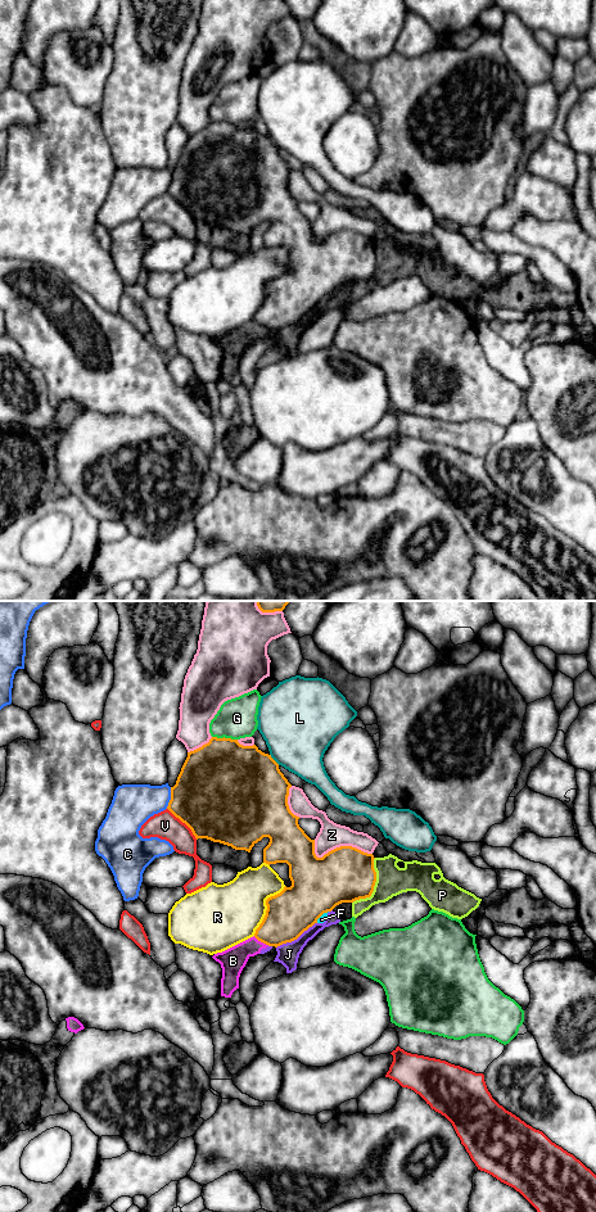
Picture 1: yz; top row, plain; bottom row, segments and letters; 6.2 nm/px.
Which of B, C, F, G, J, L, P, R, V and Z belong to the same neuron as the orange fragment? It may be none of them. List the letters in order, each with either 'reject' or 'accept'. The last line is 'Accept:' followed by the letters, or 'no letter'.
B: reject
C: reject
F: reject
G: reject
J: reject
L: reject
P: reject
R: reject
V: reject
Z: reject
Accept: no letter

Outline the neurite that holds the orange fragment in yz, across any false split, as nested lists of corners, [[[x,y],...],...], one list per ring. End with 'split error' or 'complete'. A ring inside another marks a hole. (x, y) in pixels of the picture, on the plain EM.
[[[212,121],[208,127],[188,136],[176,168],[171,171],[171,184],[167,190],[176,202],[191,213],[197,223],[207,222],[231,230],[235,234],[250,236],[252,231],[263,221],[270,222],[268,229],[263,232],[263,247],[268,249],[286,247],[292,270],[285,270],[280,277],[266,284],[266,299],[256,313],[254,321],[275,331],[297,324],[304,315],[317,307],[324,297],[331,295],[337,289],[370,281],[376,266],[372,238],[352,230],[340,230],[322,241],[316,240],[315,223],[304,217],[298,208],[299,200],[294,199],[289,193],[290,171],[292,168],[280,155],[279,148],[256,128],[243,130],[238,123]]]; complete

